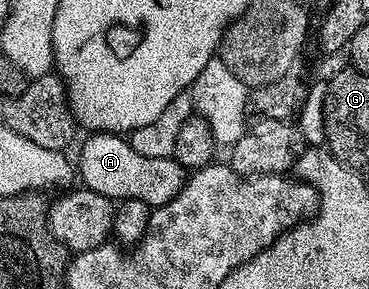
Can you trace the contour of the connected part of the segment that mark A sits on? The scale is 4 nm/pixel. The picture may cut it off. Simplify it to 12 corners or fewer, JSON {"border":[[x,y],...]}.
{"border":[[122,134],[87,137],[82,184],[155,208],[183,189],[172,156],[141,155]]}

